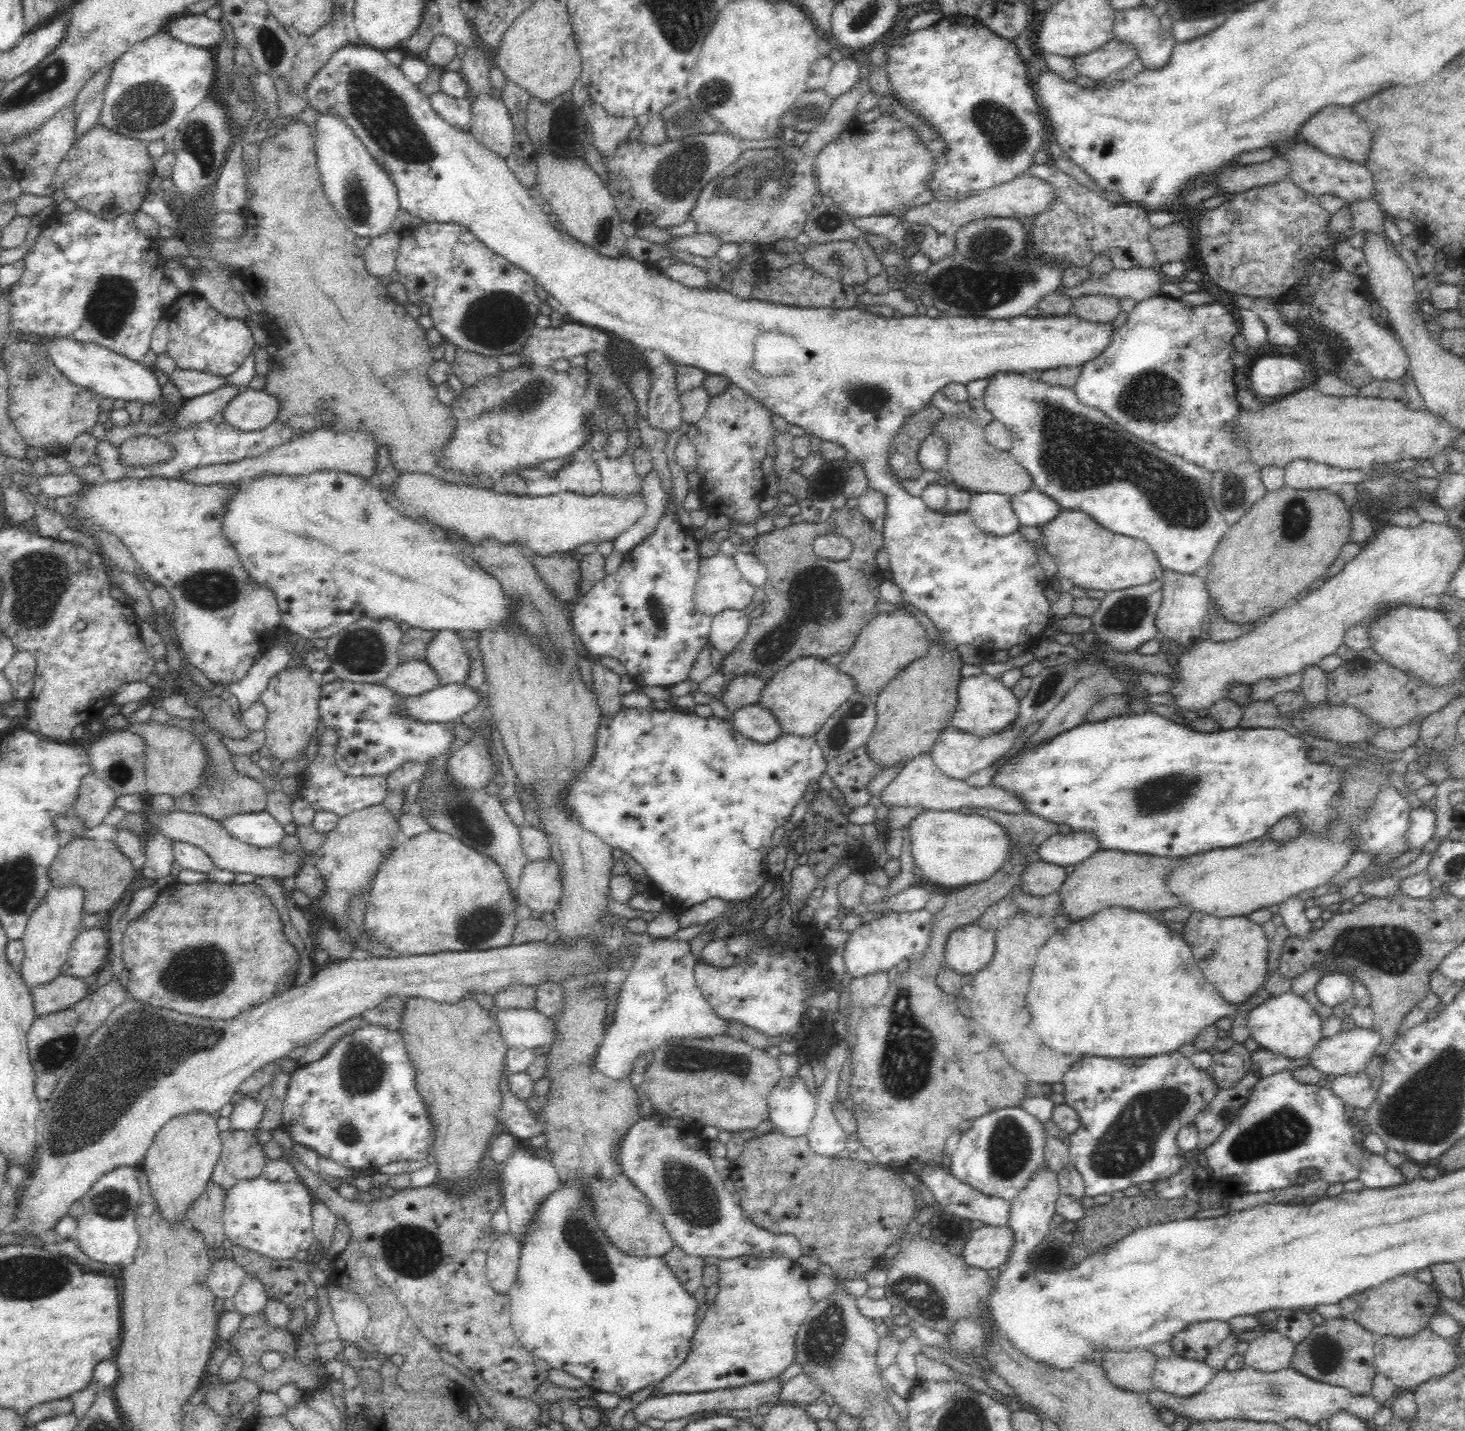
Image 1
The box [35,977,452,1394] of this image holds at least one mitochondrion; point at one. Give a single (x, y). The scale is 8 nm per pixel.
(132, 1059)

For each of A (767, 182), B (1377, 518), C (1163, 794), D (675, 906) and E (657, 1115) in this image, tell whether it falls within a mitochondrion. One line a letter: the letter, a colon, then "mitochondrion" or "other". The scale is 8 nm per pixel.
A: mitochondrion
B: other
C: mitochondrion
D: other
E: other

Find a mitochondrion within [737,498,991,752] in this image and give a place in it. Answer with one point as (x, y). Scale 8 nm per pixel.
(813, 592)

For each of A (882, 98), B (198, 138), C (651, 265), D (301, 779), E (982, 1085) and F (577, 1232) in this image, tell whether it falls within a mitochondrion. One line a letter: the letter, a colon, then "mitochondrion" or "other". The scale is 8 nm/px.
A: other
B: mitochondrion
C: other
D: other
E: other
F: mitochondrion

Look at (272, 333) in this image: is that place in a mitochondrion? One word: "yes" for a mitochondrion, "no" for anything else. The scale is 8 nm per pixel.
no

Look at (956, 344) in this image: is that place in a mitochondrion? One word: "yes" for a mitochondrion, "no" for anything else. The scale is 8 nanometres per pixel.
no

